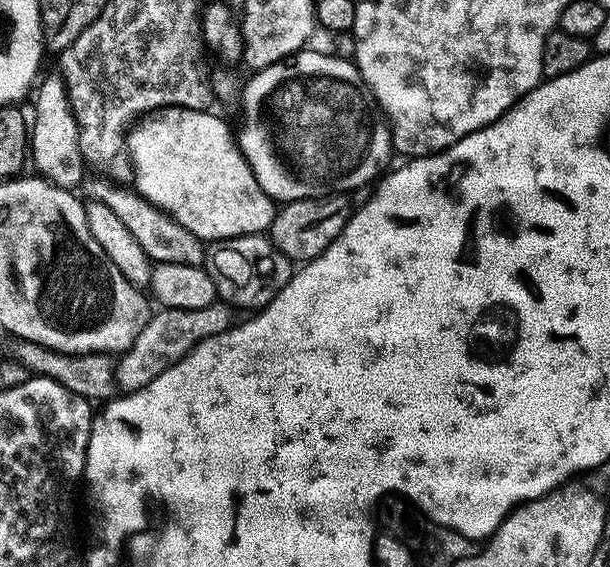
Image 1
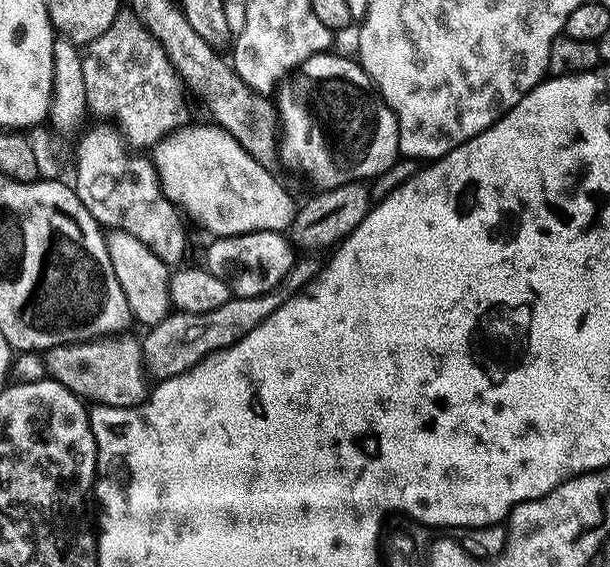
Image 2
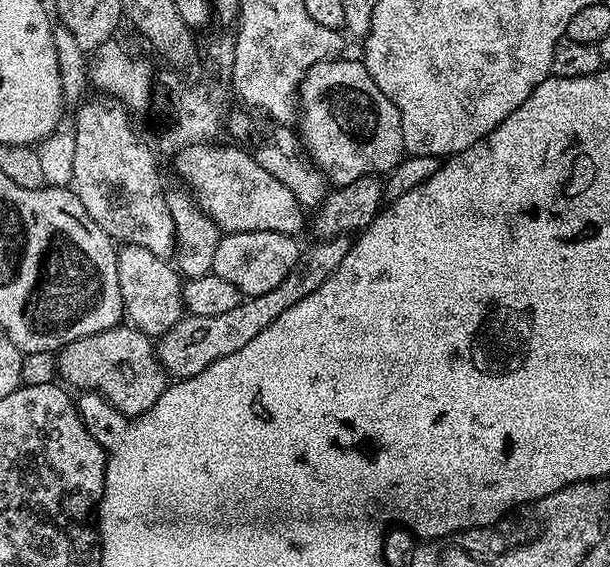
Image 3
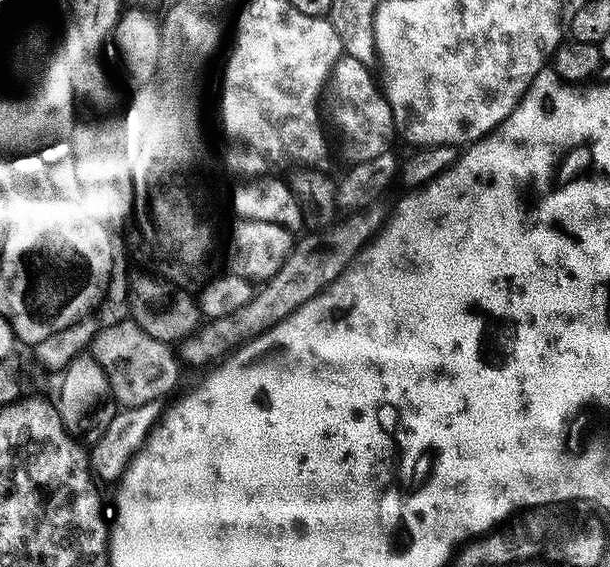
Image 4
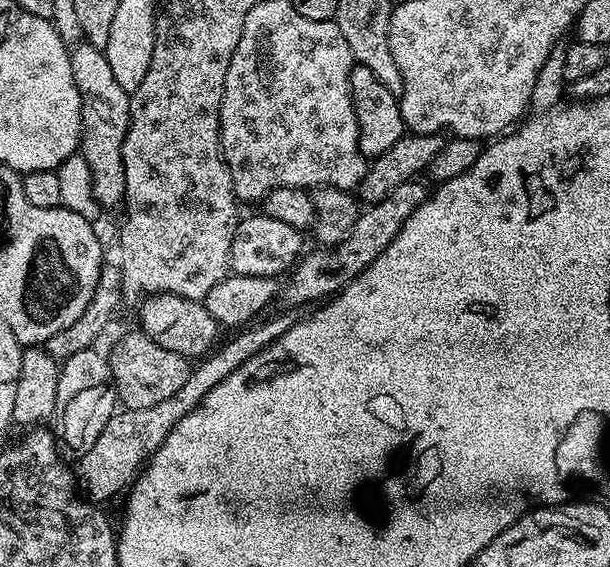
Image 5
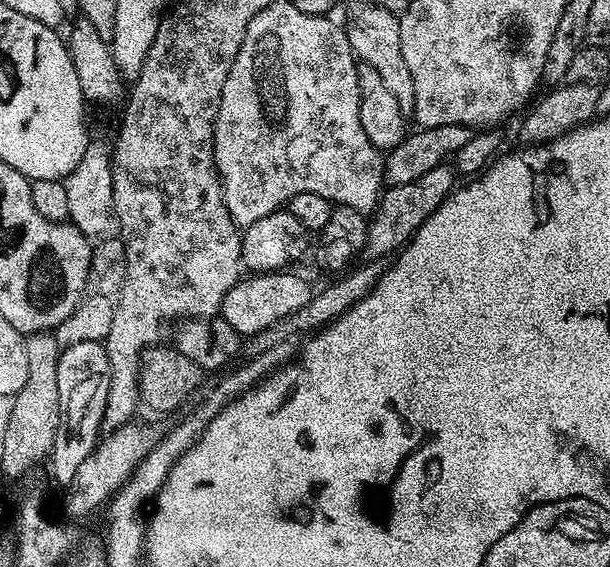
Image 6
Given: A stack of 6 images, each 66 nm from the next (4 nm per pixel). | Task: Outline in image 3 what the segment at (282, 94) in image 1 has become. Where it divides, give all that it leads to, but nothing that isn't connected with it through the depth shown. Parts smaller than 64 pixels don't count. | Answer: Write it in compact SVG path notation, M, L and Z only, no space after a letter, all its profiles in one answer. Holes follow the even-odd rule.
M329 58L315 64L305 74L298 93L300 136L308 147L311 163L324 173L332 186L349 184L363 176L391 173L405 155L400 112L394 102L390 102L390 98L378 90L374 78L359 59L340 59Z

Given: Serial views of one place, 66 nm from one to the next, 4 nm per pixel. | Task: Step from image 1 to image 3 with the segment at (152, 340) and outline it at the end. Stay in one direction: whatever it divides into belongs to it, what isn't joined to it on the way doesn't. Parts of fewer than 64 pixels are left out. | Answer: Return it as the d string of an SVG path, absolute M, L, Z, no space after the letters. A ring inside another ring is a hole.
M347 235L320 240L309 252L307 249L301 255L298 266L293 268L290 274L286 274L286 278L282 278L282 282L274 286L274 290L266 290L266 294L241 299L240 304L234 306L234 310L226 310L226 314L185 315L170 330L166 330L164 336L155 341L154 347L160 365L169 377L177 381L189 380L191 376L202 374L202 370L206 370L206 366L210 366L216 360L242 350L242 346L246 346L246 342L254 342L254 338L258 338L258 334L262 334L262 330L266 330L266 326L270 326L270 322L274 322L278 314L286 314L286 310L290 310L294 302L302 302L306 294L318 290L318 286L322 286L322 282L326 282L326 278L330 278L334 270L338 270L349 247L350 240Z

